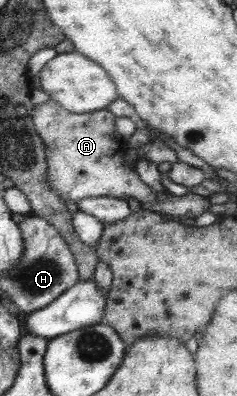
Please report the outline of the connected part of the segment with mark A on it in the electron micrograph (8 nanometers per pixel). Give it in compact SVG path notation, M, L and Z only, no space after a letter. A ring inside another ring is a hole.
M47 100L33 107L32 123L36 125L36 131L43 140L45 151L47 152L47 181L51 189L55 191L61 202L65 199L77 204L77 201L87 197L115 197L126 201L127 198L133 198L140 204L141 210L156 212L159 215L167 214L170 219L189 222L200 216L209 208L207 198L193 195L187 192L183 197L174 197L170 194L157 194L149 189L141 179L136 175L131 167L123 163L123 151L115 151L115 145L121 145L119 141L113 139L114 115L111 115L107 109L92 111L89 113L74 114L65 111L65 108L53 100Z

